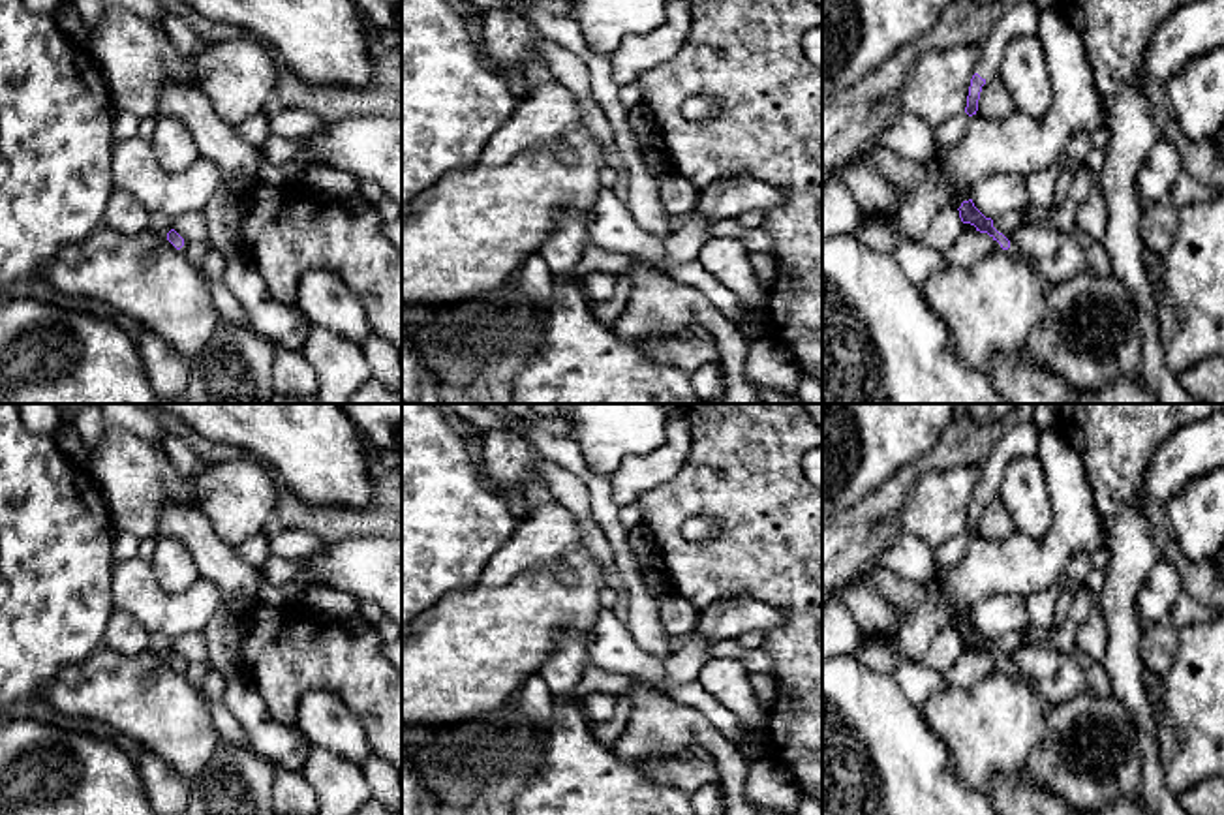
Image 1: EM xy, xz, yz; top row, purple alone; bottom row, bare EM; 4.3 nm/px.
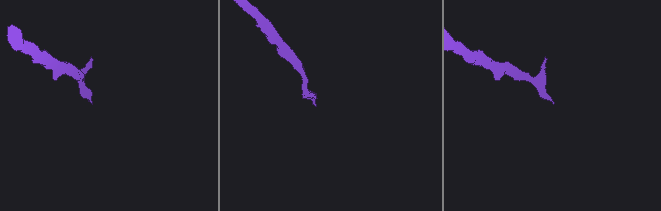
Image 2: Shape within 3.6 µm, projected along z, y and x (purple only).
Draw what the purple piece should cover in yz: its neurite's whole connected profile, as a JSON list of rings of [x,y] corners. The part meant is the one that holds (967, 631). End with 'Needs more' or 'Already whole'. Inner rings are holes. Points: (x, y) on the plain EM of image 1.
[[[972,620],[963,622],[957,631],[959,631],[961,642],[974,646],[976,652],[980,652],[980,654],[987,654],[987,655],[995,661],[997,670],[1008,674],[1010,678],[1021,676],[1019,667],[1017,667],[1010,657],[1004,657],[1002,654],[999,654],[999,652],[993,648],[993,640],[991,640],[991,638],[986,638],[986,637],[974,627]]]. Needs more

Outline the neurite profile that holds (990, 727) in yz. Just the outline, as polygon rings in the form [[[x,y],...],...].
[[[997,670],[969,687],[946,687],[920,708],[924,721],[950,753],[956,777],[984,792],[997,776],[1016,774],[1046,736],[1046,714],[1053,704],[1044,699],[1023,672],[1017,678]]]

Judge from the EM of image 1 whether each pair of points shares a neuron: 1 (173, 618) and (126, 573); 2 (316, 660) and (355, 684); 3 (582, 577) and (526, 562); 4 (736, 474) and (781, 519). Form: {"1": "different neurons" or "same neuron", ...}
{"1": "same neuron", "2": "same neuron", "3": "same neuron", "4": "same neuron"}

